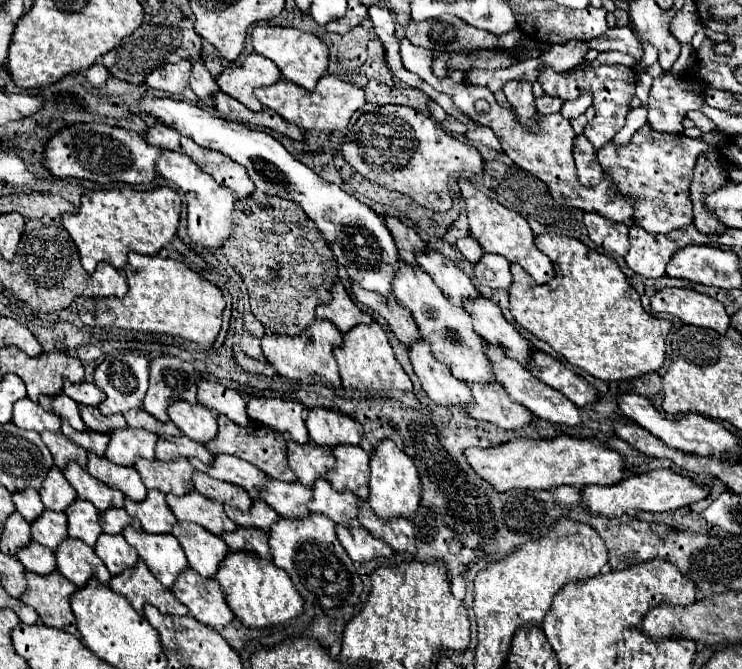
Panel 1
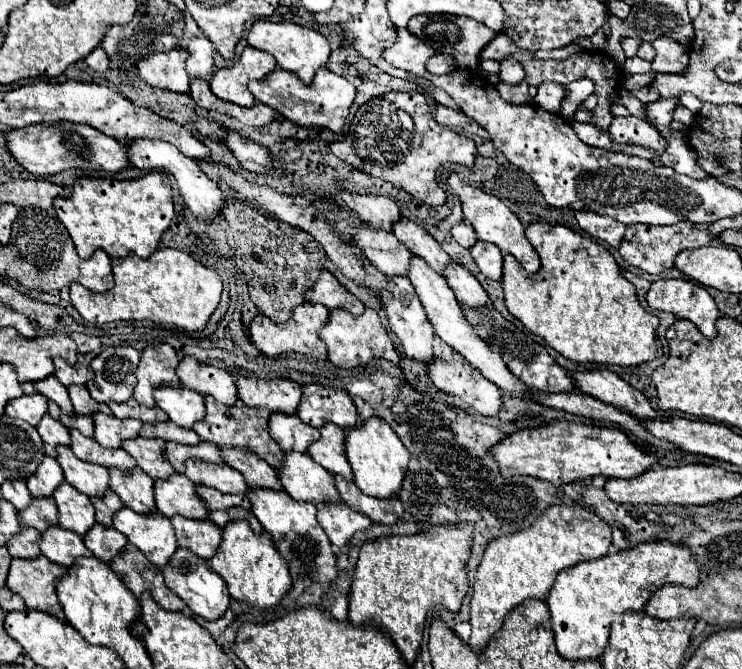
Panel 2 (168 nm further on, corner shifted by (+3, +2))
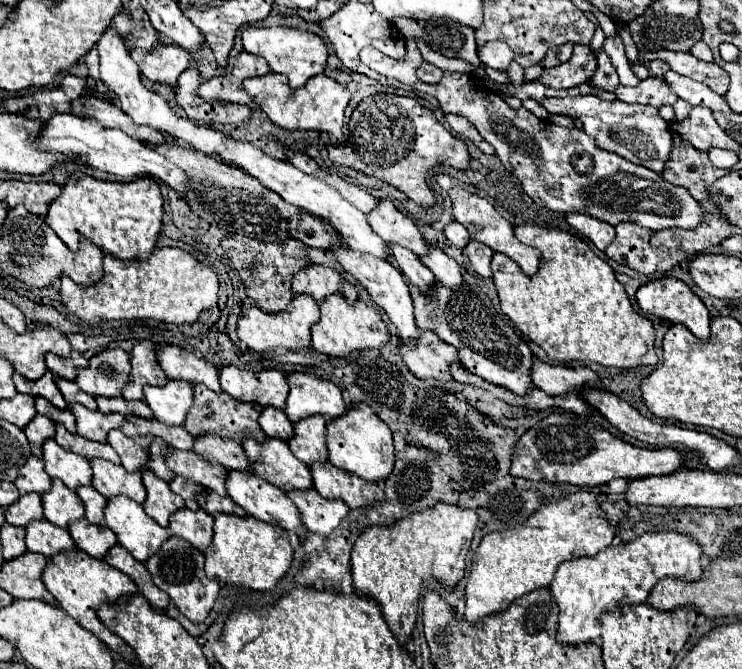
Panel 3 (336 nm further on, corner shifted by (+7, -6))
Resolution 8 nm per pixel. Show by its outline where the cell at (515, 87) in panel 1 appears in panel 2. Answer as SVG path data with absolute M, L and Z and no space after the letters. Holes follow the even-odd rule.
M505 59L505 61L501 61L499 79L507 85L519 85L525 79L525 71L523 71L521 63L517 63L515 59Z

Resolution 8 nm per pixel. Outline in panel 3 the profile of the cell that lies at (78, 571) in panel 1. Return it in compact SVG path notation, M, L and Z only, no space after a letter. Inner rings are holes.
M47 519L29 523L29 527L25 527L25 531L27 531L27 535L25 535L27 549L33 553L51 557L59 551L75 549L75 543L73 543L71 535L67 533L67 529L57 527L53 523L49 523Z

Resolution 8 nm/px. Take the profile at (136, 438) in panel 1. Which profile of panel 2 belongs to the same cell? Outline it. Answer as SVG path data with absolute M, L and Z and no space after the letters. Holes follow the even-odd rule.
M93 415L95 441L107 449L117 449L125 439L139 437L143 423L139 419L117 419L111 415Z

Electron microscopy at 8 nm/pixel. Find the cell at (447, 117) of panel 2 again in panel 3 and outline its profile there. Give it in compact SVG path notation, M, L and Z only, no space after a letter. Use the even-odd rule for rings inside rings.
M445 115L445 121L449 123L449 127L451 127L451 131L453 131L455 135L459 135L459 137L463 137L463 139L471 139L471 141L481 149L481 151L491 153L491 149L489 149L489 145L485 143L485 139L475 131L475 127L473 127L465 117Z

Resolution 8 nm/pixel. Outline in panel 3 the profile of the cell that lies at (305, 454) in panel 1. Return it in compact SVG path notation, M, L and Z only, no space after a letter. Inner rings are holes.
M263 407L259 415L259 425L269 437L287 441L293 435L293 423L289 423L287 415L277 407Z

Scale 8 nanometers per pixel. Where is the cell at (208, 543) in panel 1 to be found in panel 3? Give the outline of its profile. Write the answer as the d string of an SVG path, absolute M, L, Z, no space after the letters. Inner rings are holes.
M187 507L177 509L169 523L169 533L191 541L199 551L205 551L213 535L213 517L207 511L189 511Z

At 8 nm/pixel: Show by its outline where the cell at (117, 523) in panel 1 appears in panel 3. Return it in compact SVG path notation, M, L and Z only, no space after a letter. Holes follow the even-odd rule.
M77 487L77 495L81 497L83 505L85 505L85 519L101 525L103 523L103 507L107 503L107 499L97 493L93 487Z

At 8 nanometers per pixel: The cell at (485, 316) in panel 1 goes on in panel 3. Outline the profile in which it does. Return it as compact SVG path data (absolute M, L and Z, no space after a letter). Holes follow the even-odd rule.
M429 245L427 253L421 255L419 259L421 259L421 263L425 267L429 267L433 271L435 279L439 283L443 283L445 287L459 287L459 285L463 285L463 277L461 277L459 265L443 249L439 249L435 245Z

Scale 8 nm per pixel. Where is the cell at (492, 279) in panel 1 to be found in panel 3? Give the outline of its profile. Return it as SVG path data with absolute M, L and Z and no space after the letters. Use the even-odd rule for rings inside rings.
M469 241L463 249L463 253L469 257L471 265L475 267L475 271L481 275L481 277L491 277L491 257L493 257L493 251L479 243L479 241Z

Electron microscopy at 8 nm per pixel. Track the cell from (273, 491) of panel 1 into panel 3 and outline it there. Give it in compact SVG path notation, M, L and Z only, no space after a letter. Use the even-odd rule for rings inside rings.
M205 433L193 441L193 451L205 459L213 459L213 461L221 463L225 469L251 471L249 461L247 461L241 445L235 443L233 439L225 439L225 437L213 435L213 433Z

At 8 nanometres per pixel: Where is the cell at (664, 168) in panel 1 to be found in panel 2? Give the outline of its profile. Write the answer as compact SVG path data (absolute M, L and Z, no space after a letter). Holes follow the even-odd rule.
M633 115L615 117L609 135L617 145L639 145L653 153L663 153L667 149L667 139L653 125Z

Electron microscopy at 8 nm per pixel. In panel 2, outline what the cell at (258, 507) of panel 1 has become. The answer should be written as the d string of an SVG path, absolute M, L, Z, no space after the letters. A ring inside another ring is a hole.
M197 485L197 493L213 511L229 509L229 507L241 507L245 511L251 511L251 501L247 495L225 495L225 493L205 487L205 485Z

